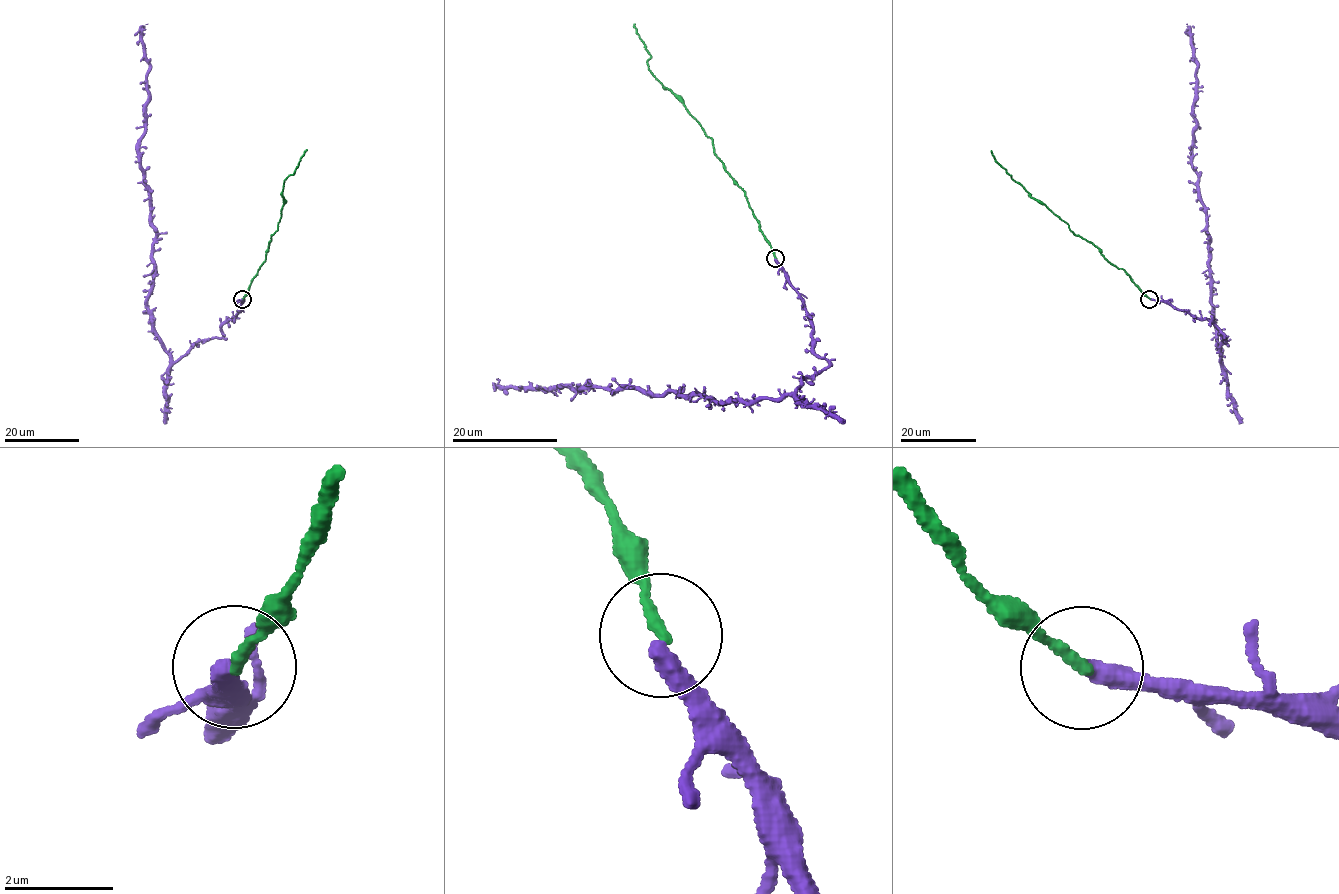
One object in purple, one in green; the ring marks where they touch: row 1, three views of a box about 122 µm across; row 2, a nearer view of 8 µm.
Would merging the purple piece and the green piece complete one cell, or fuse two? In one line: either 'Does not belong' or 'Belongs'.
Does not belong

